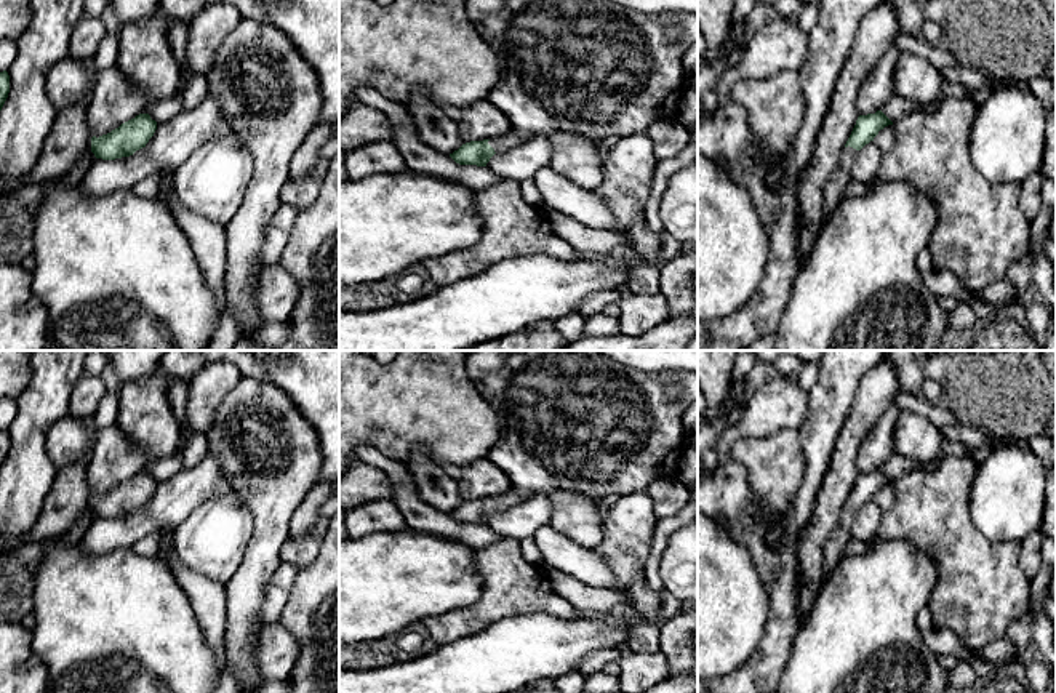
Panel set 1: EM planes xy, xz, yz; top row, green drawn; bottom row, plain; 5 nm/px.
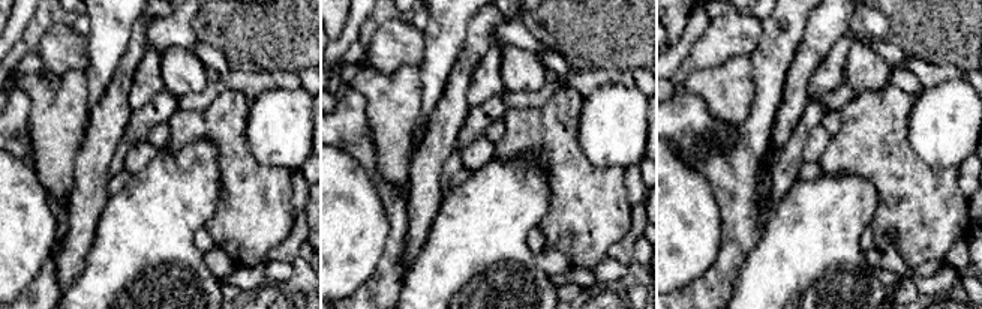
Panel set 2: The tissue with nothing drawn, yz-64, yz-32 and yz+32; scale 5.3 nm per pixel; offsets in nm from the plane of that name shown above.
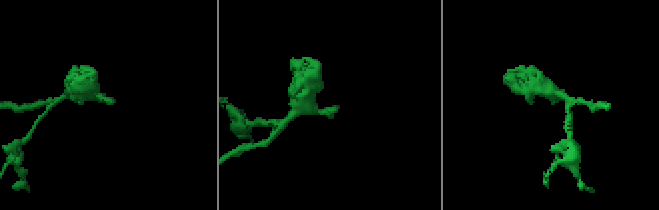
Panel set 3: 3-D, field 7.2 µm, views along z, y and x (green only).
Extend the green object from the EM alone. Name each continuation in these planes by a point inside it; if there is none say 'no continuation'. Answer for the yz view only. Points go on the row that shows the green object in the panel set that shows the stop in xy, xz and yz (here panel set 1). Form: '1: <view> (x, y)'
1: yz (840, 178)

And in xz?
1: xz (511, 140)

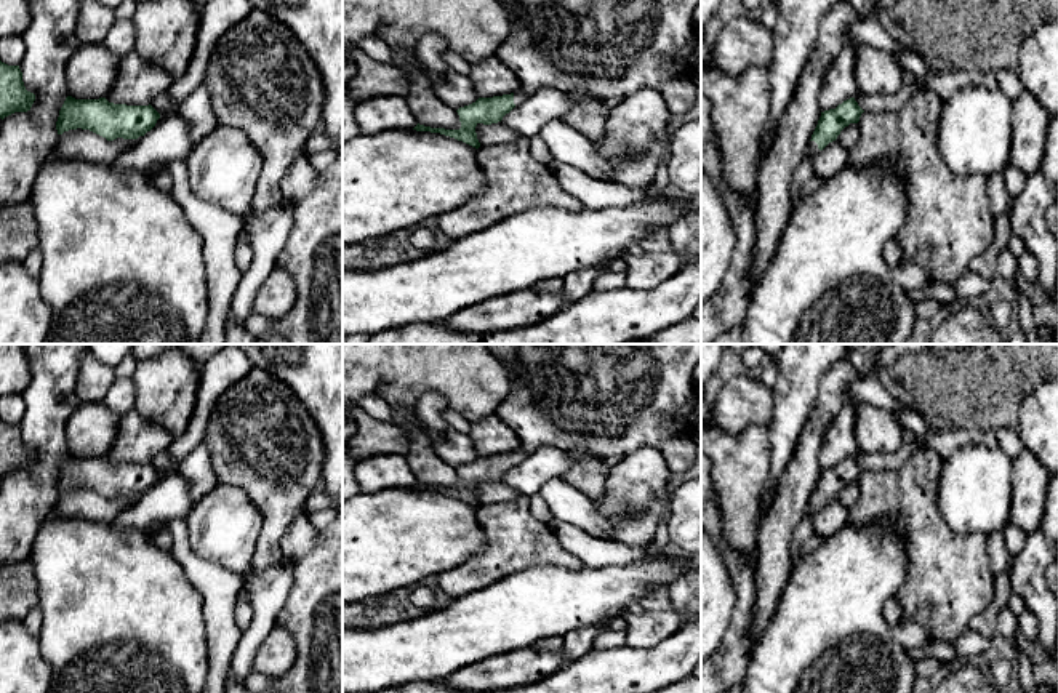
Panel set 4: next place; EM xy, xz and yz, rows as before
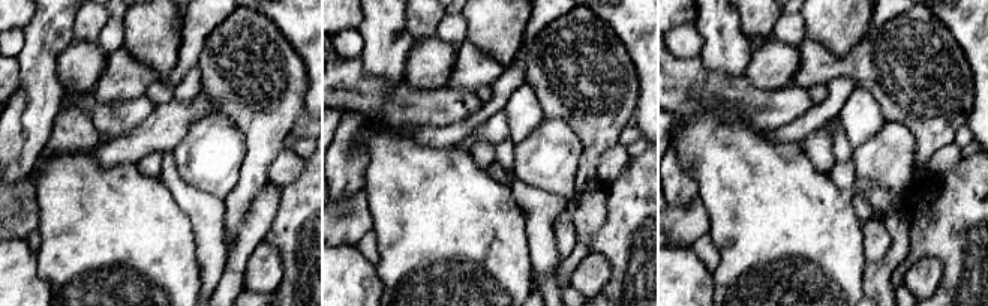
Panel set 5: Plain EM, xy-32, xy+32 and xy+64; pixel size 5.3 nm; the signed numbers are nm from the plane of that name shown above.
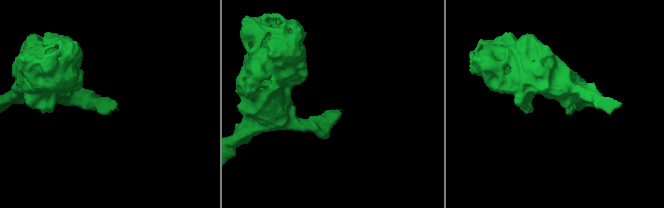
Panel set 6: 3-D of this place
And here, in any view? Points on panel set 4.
1: yz (804, 172)

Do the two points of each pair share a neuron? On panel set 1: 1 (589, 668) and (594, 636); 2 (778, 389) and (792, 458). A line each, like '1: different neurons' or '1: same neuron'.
1: different neurons
2: different neurons

